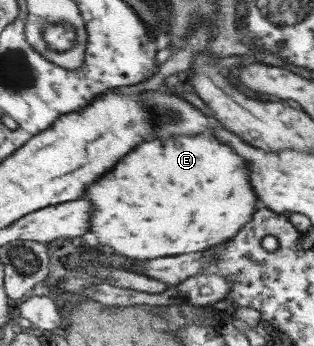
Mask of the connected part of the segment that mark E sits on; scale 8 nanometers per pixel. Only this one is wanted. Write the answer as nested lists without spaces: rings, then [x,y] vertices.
[[[174,136],[170,140],[154,140],[154,142],[144,142],[144,146],[138,146],[138,150],[134,150],[134,154],[130,154],[130,158],[124,158],[122,162],[118,162],[118,170],[112,170],[110,174],[106,174],[106,178],[102,178],[102,182],[98,182],[98,186],[90,186],[90,194],[88,200],[94,202],[94,234],[98,234],[100,244],[114,248],[118,254],[124,256],[132,256],[132,258],[162,258],[162,256],[180,256],[180,254],[190,254],[190,252],[202,252],[208,250],[210,246],[216,244],[225,244],[238,236],[250,221],[254,220],[258,214],[258,196],[252,190],[252,184],[248,180],[248,168],[246,168],[246,160],[234,152],[232,146],[222,144],[220,140],[216,140],[214,136]]]

